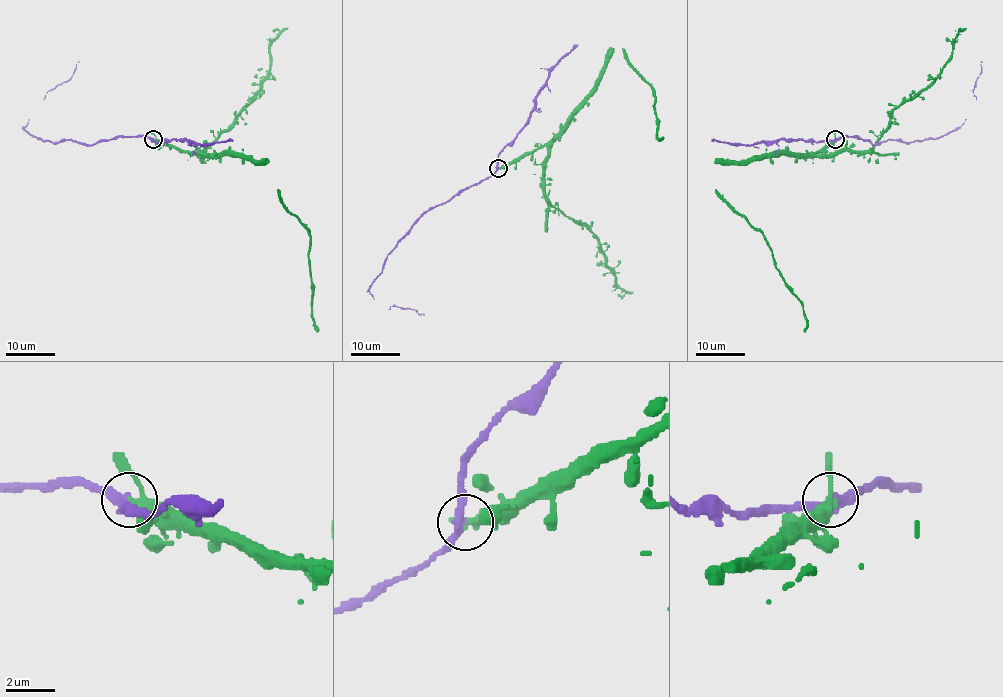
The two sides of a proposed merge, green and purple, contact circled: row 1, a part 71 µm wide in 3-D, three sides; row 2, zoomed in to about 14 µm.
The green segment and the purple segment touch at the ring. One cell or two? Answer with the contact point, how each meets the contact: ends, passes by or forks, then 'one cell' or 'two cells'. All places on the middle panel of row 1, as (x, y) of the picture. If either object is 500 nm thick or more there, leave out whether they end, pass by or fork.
(498, 168) | green passes by | purple passes by | two cells

